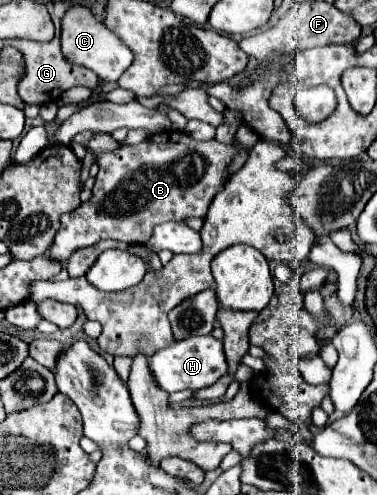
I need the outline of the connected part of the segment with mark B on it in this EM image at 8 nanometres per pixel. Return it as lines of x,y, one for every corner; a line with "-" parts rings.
243,125
235,141
237,145
223,145
217,139
195,141
183,131
165,131
137,145
123,145
113,153
101,155
93,197
81,203
77,211
61,217
57,237
45,255
51,257
51,261
65,263
75,249
89,247
101,239
145,245
159,223
187,217
205,219
209,205
229,179
233,153
237,153
237,149
251,151
259,137
253,129

